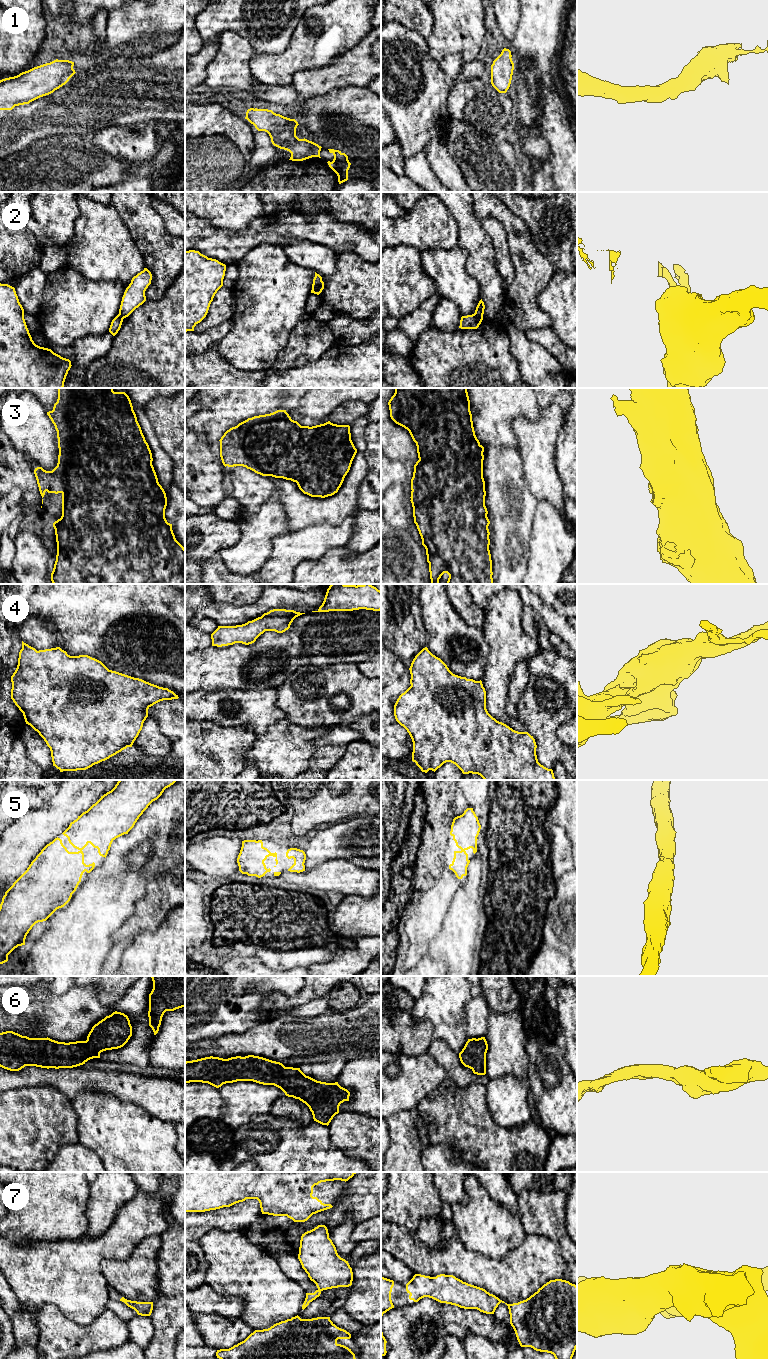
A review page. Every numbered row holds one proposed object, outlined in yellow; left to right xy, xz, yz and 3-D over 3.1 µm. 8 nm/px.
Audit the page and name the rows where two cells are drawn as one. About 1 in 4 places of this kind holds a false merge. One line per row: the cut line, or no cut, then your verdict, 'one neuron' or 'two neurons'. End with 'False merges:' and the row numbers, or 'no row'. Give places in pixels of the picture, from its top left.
1: no cut | one neuron
2: xz (322, 281), (317, 286), (315, 293) | two neurons
3: no cut | one neuron
4: no cut | one neuron
5: no cut | one neuron
6: no cut | one neuron
7: xz (318, 1288), (321, 1290) | two neurons
False merges: 2, 7

